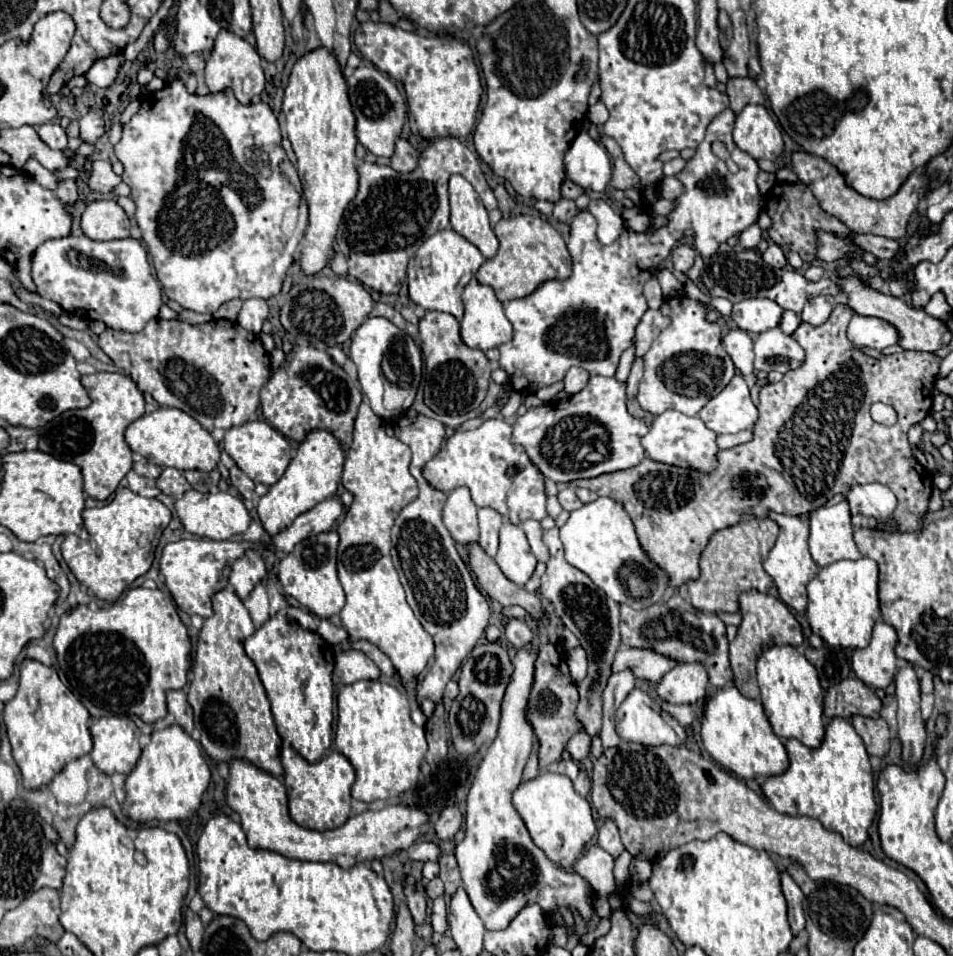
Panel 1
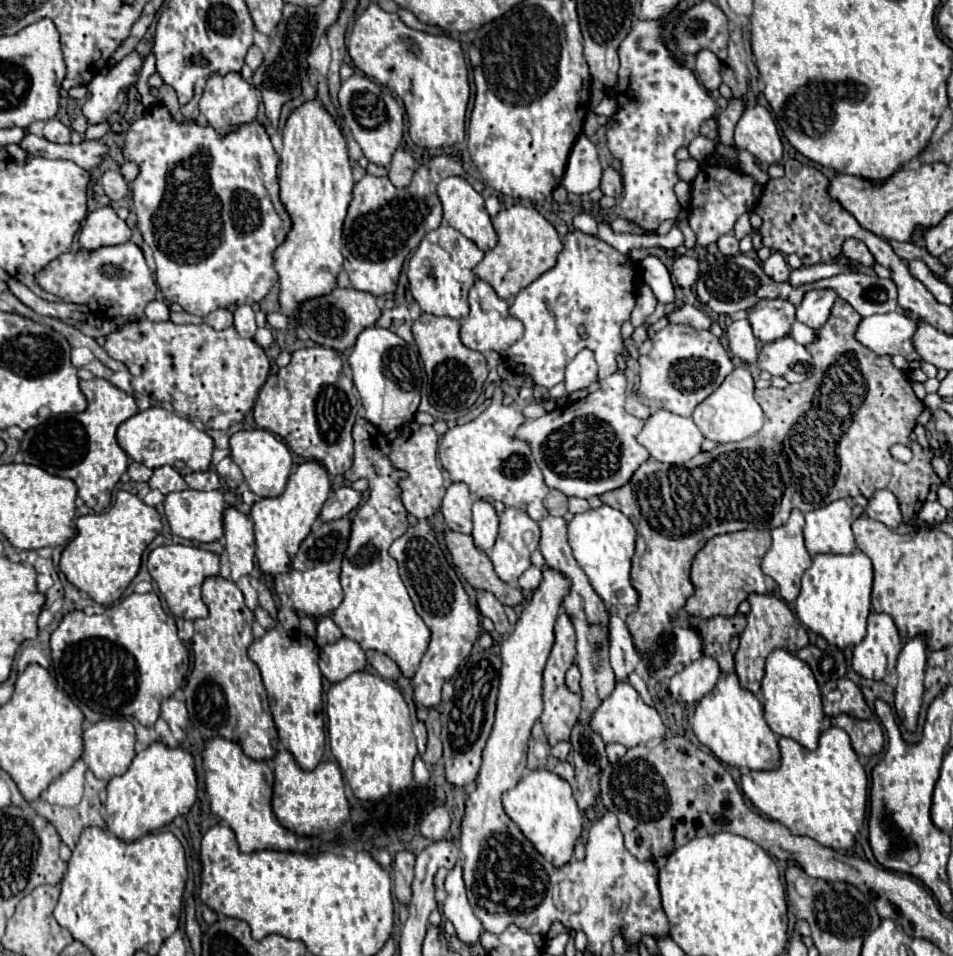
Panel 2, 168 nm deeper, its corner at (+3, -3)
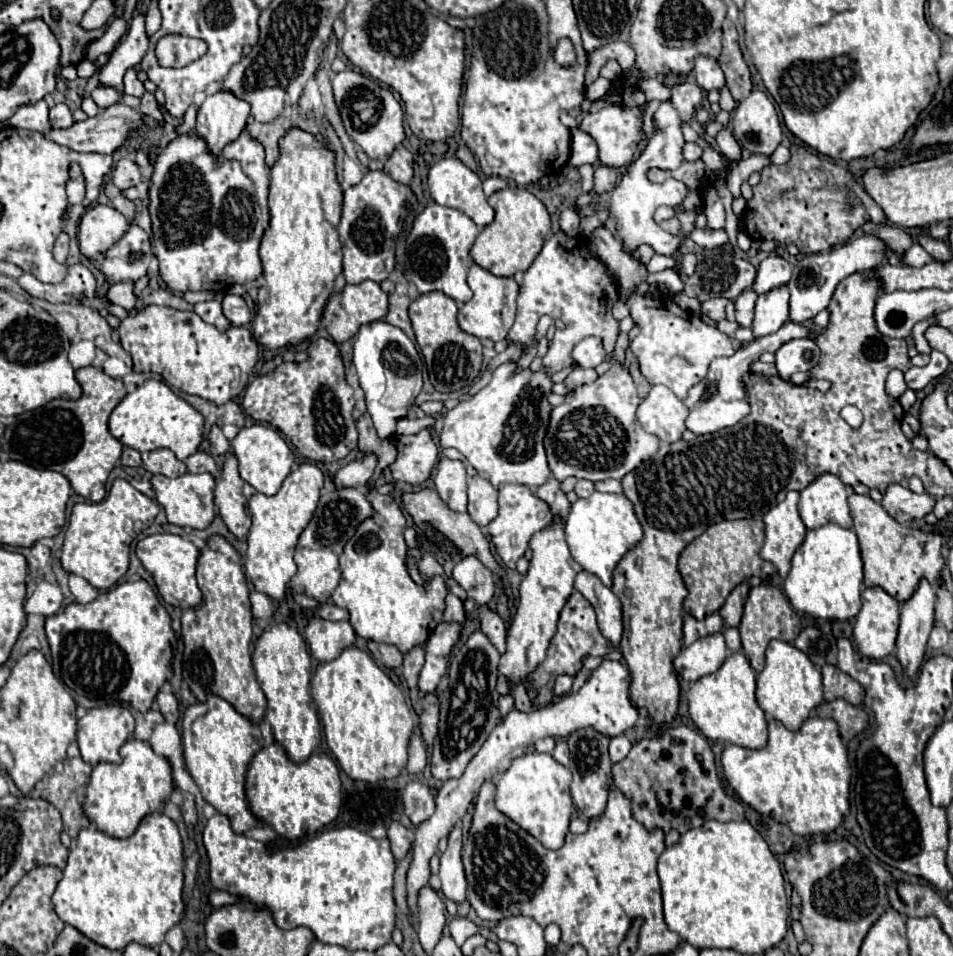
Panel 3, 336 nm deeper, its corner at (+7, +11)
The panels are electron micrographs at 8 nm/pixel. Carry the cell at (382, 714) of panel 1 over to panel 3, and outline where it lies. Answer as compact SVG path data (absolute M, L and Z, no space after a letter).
M352 646L336 660L318 664L312 676L312 698L324 726L328 748L352 780L380 782L400 776L406 768L406 746L414 722L404 694L368 652Z

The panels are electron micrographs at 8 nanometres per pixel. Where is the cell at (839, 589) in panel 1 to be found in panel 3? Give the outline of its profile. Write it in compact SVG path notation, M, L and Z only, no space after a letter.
M826 524L806 532L806 540L792 558L792 570L784 582L784 592L790 604L814 618L850 620L860 612L862 594L862 554L858 536L838 524Z

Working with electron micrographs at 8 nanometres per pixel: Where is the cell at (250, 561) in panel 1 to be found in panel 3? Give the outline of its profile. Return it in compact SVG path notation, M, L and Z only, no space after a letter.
M228 456L222 468L220 478L216 478L214 504L228 526L228 530L236 536L236 540L244 540L248 536L252 518L246 508L246 498L242 494L242 478L238 474L238 462L234 456Z

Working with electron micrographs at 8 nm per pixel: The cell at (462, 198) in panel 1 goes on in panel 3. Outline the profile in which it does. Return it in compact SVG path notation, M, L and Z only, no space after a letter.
M444 158L438 164L434 164L428 174L428 186L430 186L432 198L440 206L448 206L448 208L456 208L456 210L464 212L470 220L476 222L478 228L484 228L494 220L494 210L486 202L486 196L482 192L482 180L478 178L476 172L472 172L468 166L464 166L458 158Z

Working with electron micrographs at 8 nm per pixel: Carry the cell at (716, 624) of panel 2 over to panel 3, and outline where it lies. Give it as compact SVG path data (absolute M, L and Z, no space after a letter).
M742 582L740 586L736 586L736 588L730 592L726 604L720 608L720 616L722 616L724 624L726 624L726 628L732 628L732 626L738 626L738 624L740 624L742 608L744 608L744 602L746 602L746 598L748 598L748 590L750 590L748 584Z

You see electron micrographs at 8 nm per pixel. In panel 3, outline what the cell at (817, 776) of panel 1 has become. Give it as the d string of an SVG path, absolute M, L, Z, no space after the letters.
M812 716L804 722L798 732L784 728L782 722L768 722L768 744L762 750L748 750L742 746L726 746L722 752L722 766L728 784L736 790L736 794L750 804L756 812L774 818L776 822L788 824L794 834L830 834L834 832L844 816L850 812L850 778L852 768L848 760L848 750L842 744L838 724L830 718Z

